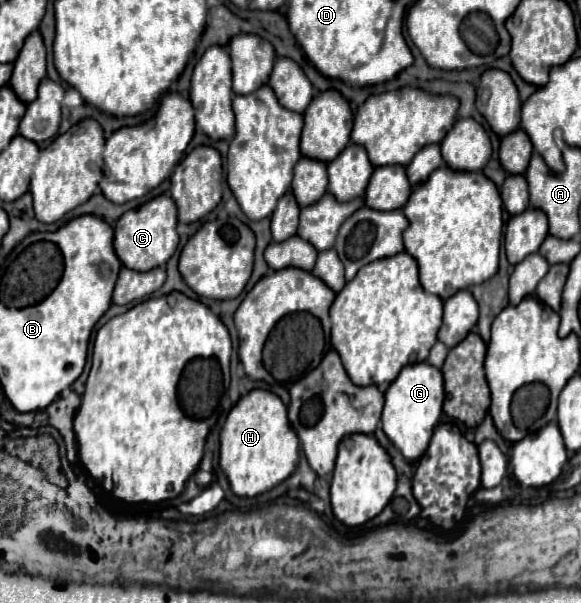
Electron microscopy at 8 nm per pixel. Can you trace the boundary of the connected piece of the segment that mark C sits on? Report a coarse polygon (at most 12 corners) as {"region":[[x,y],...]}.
{"region":[[161,194],[115,224],[121,264],[165,266],[179,244],[177,208]]}

